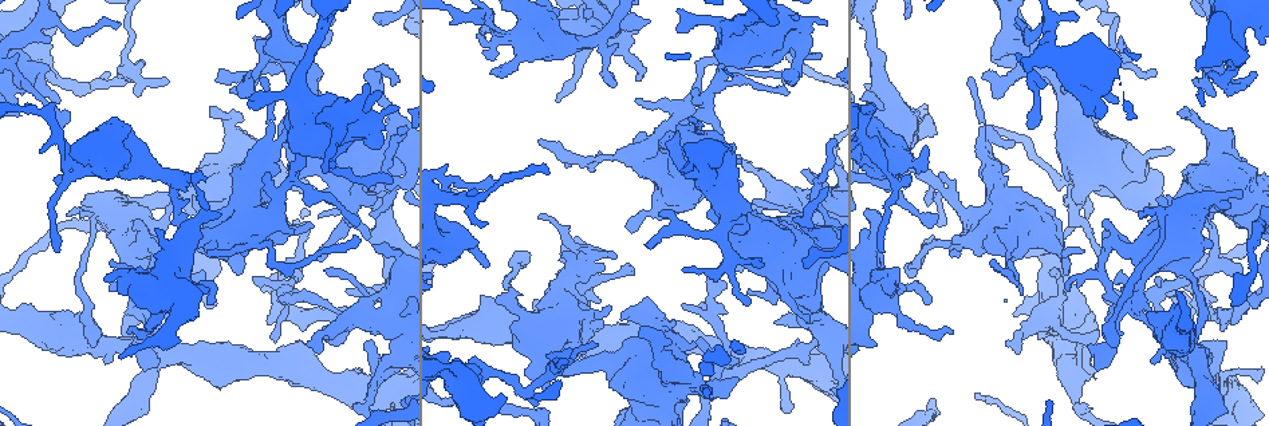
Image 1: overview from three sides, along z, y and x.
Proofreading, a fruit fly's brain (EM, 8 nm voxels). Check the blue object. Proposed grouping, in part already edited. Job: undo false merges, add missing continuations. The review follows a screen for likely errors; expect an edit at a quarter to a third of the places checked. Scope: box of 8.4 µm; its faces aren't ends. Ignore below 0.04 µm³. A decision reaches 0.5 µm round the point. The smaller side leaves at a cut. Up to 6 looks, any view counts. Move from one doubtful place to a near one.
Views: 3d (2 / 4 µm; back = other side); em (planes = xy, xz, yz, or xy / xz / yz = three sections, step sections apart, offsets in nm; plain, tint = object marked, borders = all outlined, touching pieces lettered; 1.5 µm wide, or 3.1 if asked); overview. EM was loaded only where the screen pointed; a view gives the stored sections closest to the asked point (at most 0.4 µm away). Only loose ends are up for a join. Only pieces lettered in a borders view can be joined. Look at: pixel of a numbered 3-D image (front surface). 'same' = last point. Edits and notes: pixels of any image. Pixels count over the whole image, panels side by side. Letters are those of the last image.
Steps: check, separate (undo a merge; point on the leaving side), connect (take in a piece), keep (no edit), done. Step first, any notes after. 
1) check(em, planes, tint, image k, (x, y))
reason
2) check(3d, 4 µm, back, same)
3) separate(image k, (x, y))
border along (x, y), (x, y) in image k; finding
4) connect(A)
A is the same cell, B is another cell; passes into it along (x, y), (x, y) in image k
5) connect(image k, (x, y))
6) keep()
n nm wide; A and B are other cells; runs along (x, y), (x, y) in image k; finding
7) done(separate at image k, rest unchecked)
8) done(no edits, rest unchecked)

check(3d, 4 µm, image 1, (525, 265))
tapers out

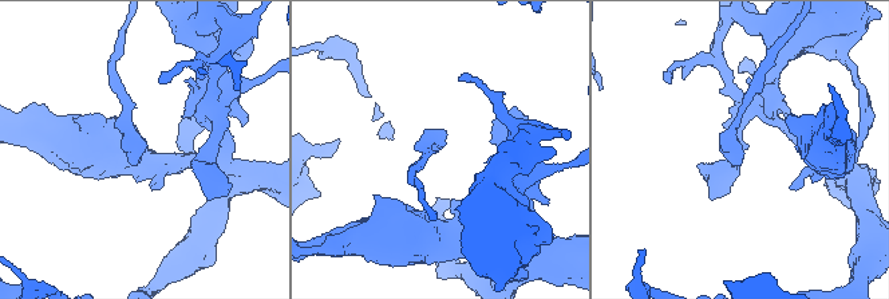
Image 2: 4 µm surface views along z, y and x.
check(em, planes, borders, image 2, (133, 164))
now the EM

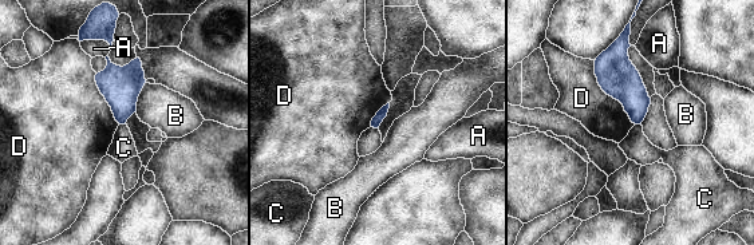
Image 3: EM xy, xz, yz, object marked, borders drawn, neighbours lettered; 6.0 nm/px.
keep()
A, B, C and D are other cells; border along (593, 60), (597, 85), (635, 123) in image 3; none of them fits

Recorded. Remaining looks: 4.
check(em, planes, plain, image 1, (95, 84))
sharp bend

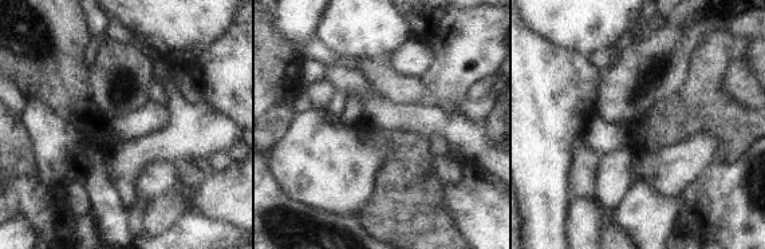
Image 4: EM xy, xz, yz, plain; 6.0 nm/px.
check(em, planes, tint, same)

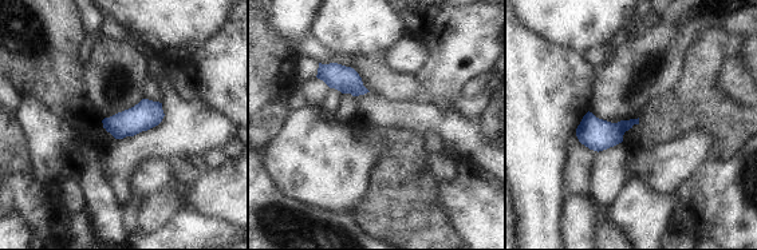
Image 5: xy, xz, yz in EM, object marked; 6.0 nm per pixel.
check(em, planes, borders, same)
what lies round it

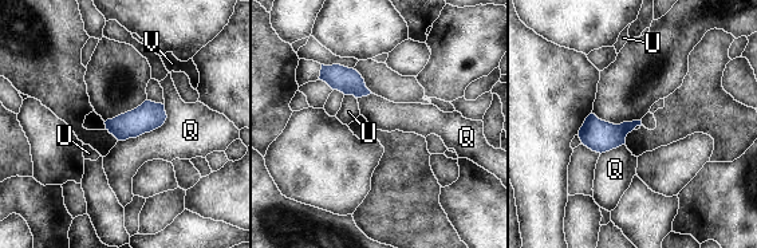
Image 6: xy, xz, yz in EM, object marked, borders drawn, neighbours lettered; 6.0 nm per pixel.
keep()
Q, U and V are other cells; one cell here

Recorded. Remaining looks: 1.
done(no edits, rest unchecked)

